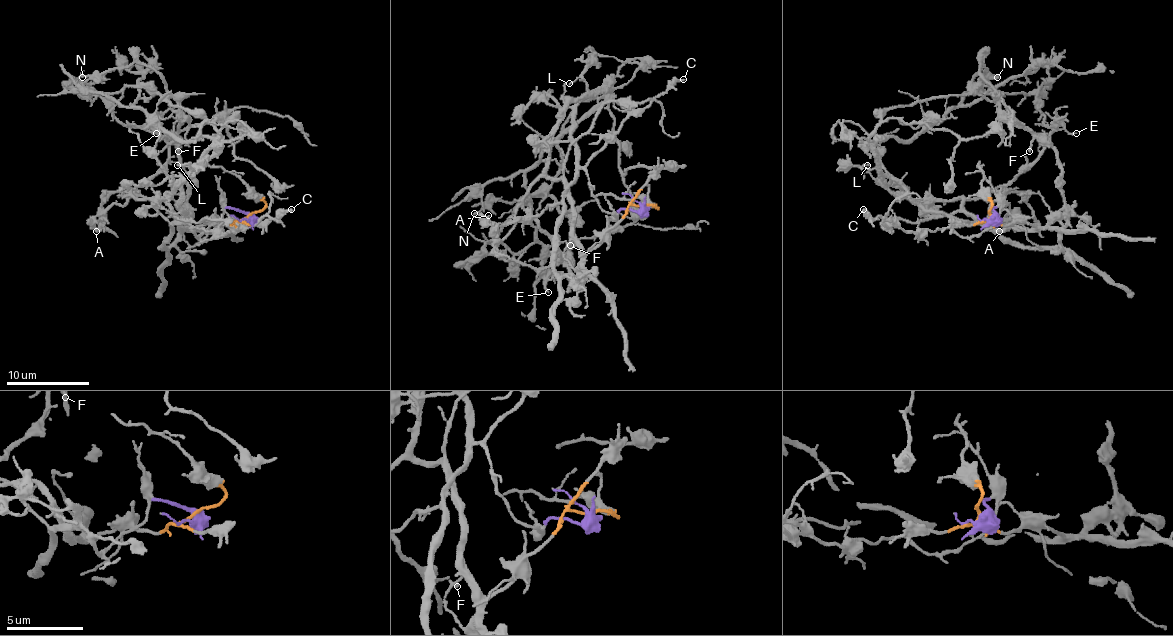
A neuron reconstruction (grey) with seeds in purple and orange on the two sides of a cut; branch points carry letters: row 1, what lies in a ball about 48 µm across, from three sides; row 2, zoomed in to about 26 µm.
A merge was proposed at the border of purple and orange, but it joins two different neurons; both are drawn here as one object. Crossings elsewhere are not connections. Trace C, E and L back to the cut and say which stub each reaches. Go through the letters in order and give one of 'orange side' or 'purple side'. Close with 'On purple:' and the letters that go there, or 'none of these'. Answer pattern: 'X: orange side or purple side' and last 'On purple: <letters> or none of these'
C: purple side
E: orange side
L: purple side
On purple: C, L

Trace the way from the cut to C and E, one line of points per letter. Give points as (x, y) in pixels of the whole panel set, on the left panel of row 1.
C: (248, 214), (225, 208), (223, 216), (196, 237), (194, 229), (229, 233), (263, 216), (275, 218), (292, 208)
E: (248, 214), (182, 229), (161, 198), (136, 198), (132, 191), (167, 160), (167, 144), (148, 129), (157, 133)

